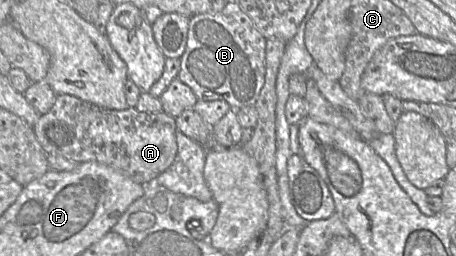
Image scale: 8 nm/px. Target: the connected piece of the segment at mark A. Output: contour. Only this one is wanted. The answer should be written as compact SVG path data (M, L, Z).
M57 95L52 108L32 126L38 142L48 156L62 156L76 162L95 161L107 165L137 183L148 183L169 168L178 150L176 120L163 111L140 112L135 107L124 110L104 109L71 95Z

